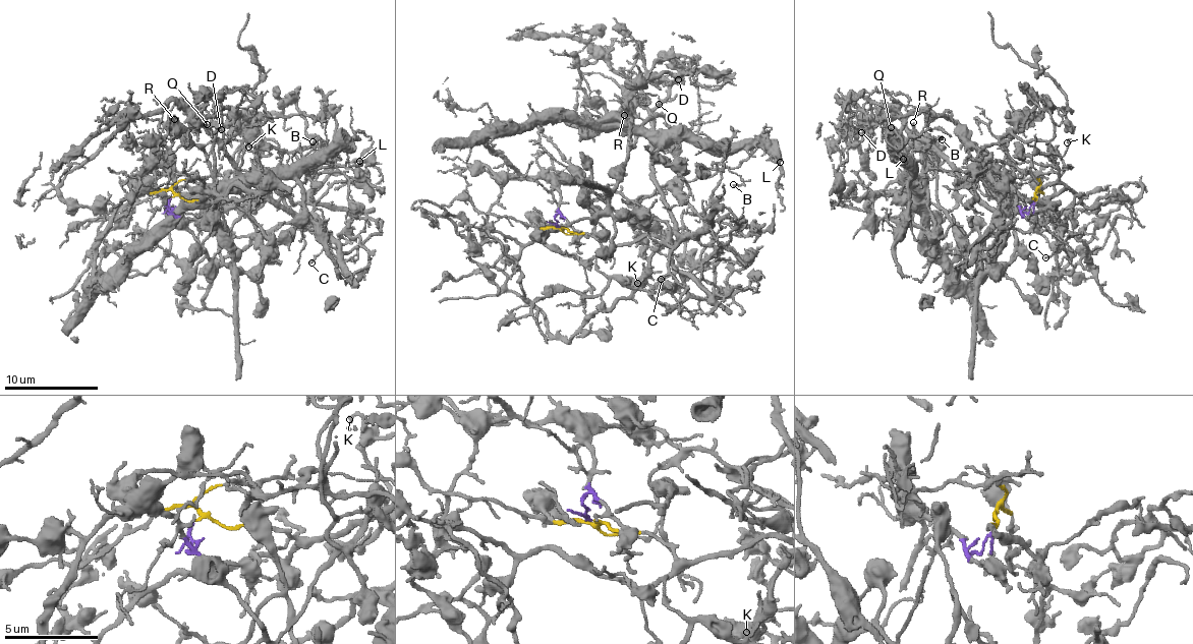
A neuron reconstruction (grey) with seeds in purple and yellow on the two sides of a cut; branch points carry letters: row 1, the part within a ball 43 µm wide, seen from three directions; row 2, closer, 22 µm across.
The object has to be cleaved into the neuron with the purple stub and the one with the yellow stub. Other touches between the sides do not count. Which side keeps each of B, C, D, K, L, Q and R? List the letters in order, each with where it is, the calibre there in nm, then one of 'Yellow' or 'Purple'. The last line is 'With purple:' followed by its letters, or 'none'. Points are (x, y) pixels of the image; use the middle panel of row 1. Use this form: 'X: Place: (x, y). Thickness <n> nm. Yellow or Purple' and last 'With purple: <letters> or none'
B: Place: (733, 184). Thickness 180 nm. Purple
C: Place: (661, 279). Thickness 140 nm. Yellow
D: Place: (678, 79). Thickness 160 nm. Yellow
K: Place: (637, 283). Thickness 120 nm. Yellow
L: Place: (780, 162). Thickness 160 nm. Purple
Q: Place: (659, 104). Thickness 120 nm. Yellow
R: Place: (624, 115). Thickness 240 nm. Purple
With purple: B, L, R

